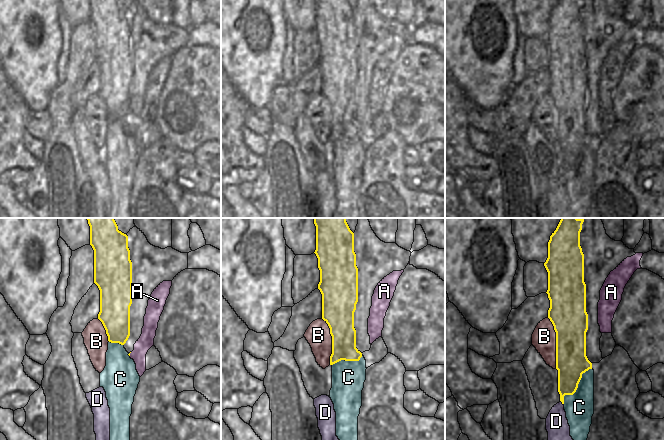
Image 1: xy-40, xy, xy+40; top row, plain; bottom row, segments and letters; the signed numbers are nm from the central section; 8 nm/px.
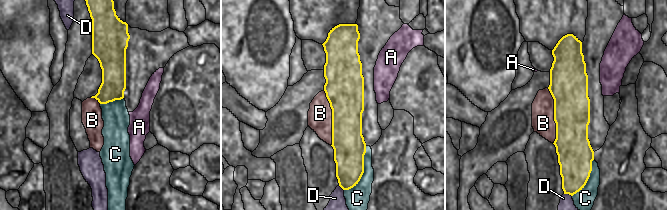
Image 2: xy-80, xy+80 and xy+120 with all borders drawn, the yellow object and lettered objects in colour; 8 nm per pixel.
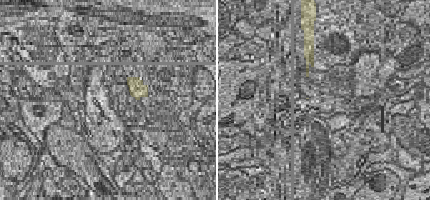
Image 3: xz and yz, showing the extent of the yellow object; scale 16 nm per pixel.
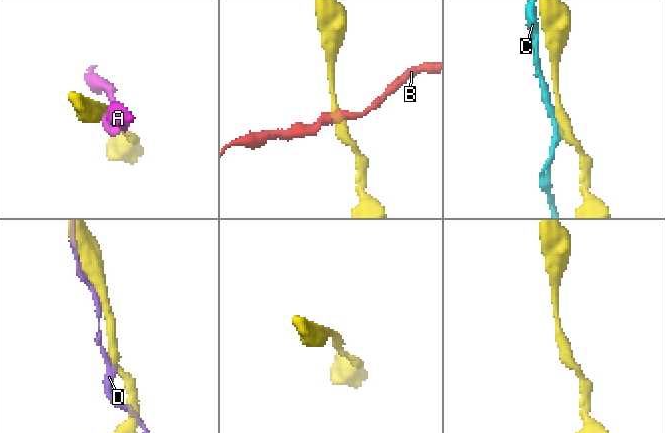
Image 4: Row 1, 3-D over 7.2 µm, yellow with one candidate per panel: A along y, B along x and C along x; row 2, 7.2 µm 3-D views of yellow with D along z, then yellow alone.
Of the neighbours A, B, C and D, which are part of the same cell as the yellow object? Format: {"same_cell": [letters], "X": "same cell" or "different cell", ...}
{"same_cell": [], "A": "different cell", "B": "different cell", "C": "different cell", "D": "different cell"}

